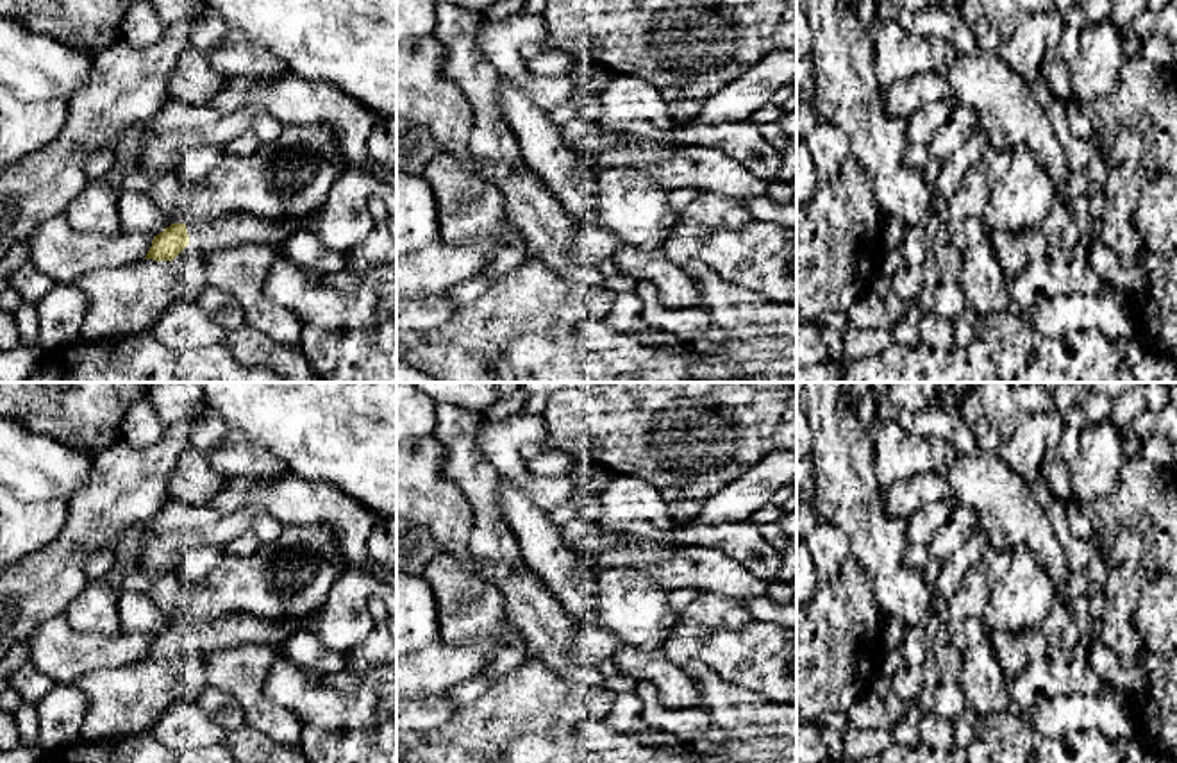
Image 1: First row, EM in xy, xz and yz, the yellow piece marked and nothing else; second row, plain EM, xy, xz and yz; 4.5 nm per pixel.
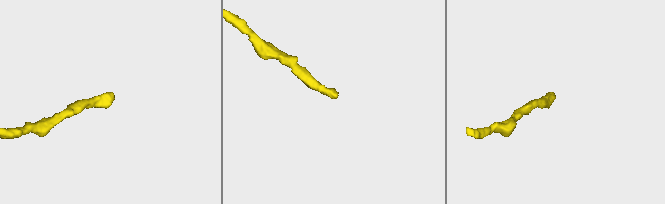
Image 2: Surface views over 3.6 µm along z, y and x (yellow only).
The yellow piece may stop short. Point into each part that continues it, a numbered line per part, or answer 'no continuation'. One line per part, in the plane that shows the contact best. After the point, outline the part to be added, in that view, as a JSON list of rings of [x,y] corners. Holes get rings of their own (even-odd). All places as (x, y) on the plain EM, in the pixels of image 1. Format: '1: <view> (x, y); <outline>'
1: xy (240, 629); [[[318,611],[284,620],[261,620],[252,615],[232,615],[207,622],[188,622],[186,629],[189,641],[198,643],[205,650],[248,643],[282,647],[295,633],[305,629]]]

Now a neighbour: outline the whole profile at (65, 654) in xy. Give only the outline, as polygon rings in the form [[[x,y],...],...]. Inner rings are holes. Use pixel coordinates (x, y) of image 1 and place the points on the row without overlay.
[[[64,613],[43,624],[27,638],[29,661],[54,683],[73,683],[104,668],[129,667],[143,661],[154,636],[96,634],[77,631]]]

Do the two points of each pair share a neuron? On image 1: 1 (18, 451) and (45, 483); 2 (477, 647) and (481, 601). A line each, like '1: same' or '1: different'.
1: same
2: different

